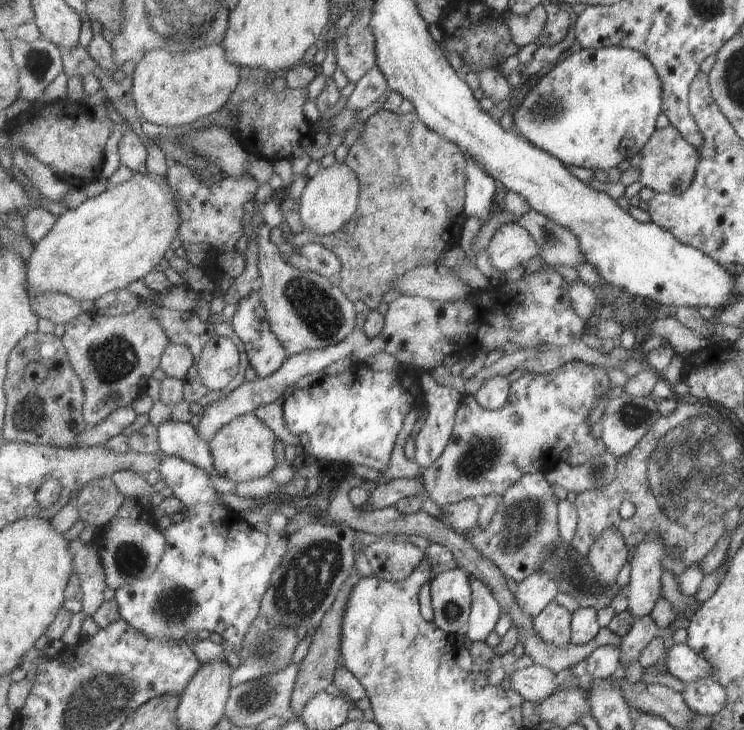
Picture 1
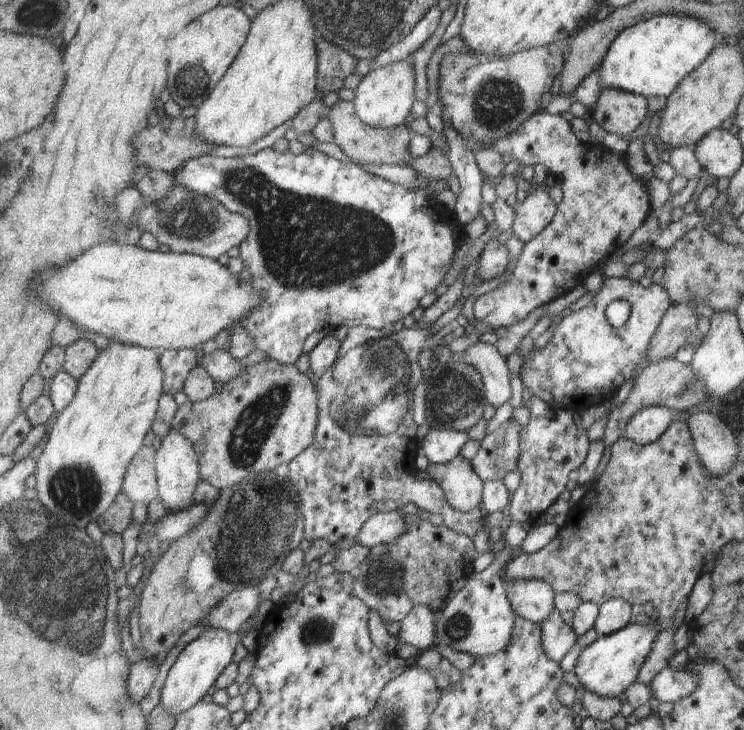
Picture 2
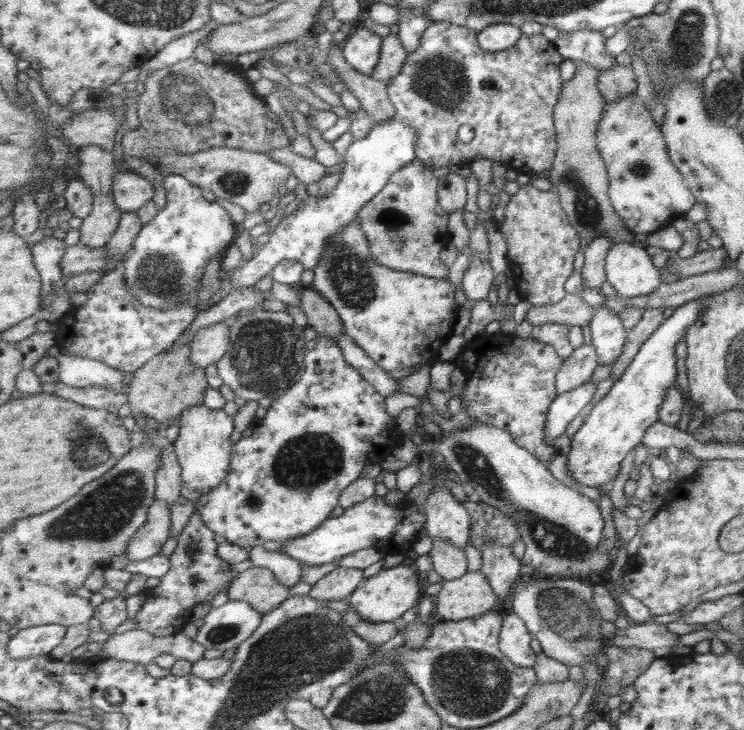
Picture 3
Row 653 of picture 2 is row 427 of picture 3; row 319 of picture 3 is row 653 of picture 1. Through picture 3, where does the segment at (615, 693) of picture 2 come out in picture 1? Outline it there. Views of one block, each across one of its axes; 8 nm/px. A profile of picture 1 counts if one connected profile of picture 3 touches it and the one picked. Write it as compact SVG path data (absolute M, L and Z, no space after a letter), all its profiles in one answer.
M685 643L673 644L664 652L665 672L682 683L695 682L699 678L707 678L711 674L711 664L705 662Z

